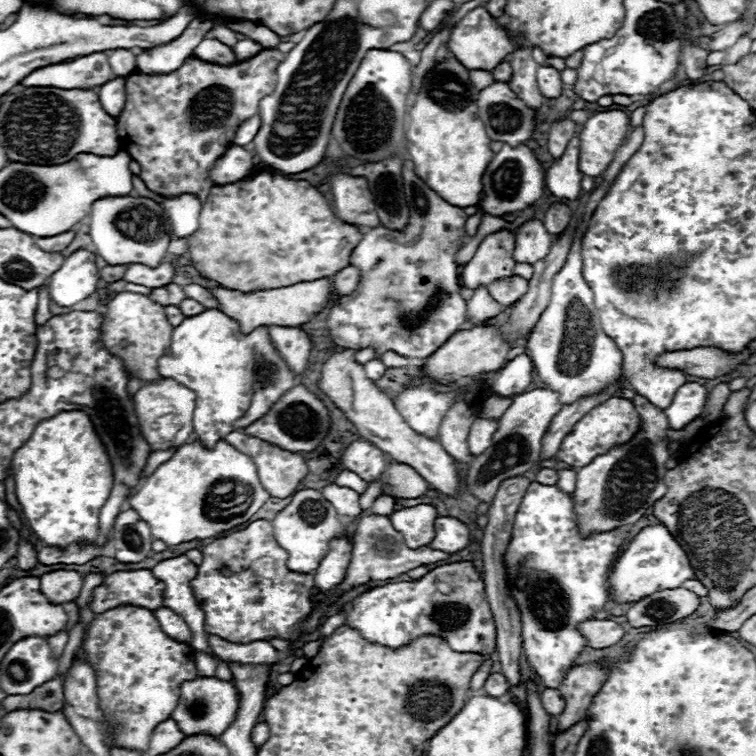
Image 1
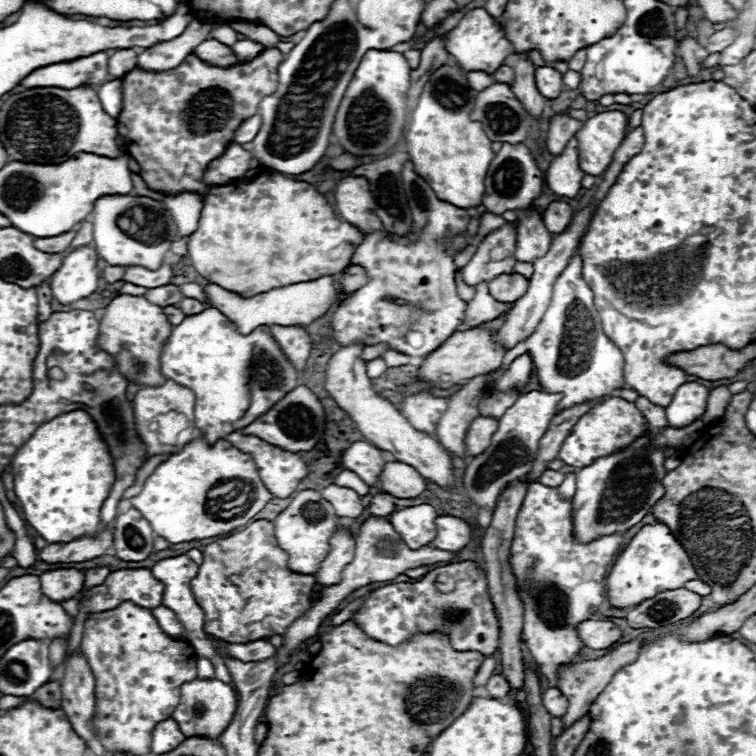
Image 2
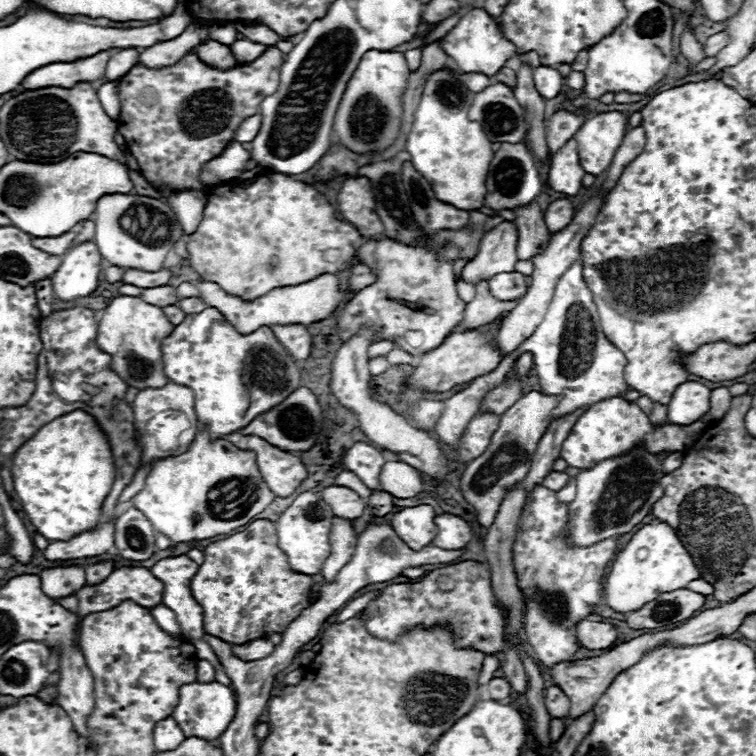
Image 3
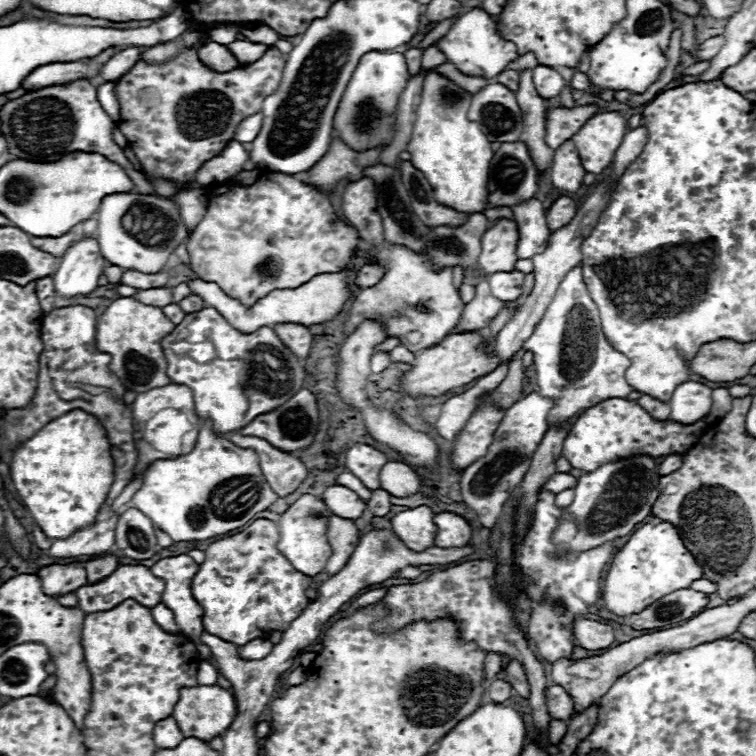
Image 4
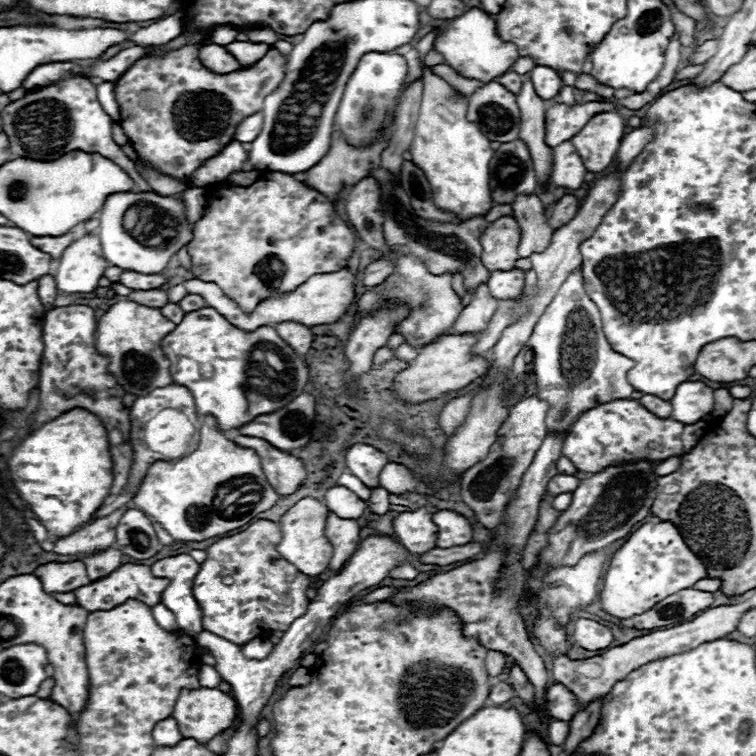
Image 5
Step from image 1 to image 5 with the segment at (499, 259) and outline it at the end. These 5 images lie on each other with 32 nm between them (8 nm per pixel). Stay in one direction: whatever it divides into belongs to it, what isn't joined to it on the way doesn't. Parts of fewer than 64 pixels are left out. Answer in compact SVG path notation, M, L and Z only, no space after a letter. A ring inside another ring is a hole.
M502 216L492 222L480 236L482 264L486 270L512 270L518 256L520 228L512 216Z

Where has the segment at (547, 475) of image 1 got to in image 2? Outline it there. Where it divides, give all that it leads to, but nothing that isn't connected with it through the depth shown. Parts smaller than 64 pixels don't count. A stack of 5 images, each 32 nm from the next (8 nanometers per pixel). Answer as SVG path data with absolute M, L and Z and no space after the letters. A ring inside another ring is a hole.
M544 470L544 472L538 476L538 482L540 482L540 484L552 486L552 488L558 488L562 480L564 480L564 474L558 472L558 470Z

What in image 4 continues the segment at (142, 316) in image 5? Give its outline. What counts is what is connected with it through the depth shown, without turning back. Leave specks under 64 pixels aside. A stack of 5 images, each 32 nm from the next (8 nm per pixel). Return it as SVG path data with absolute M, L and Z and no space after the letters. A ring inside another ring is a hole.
M132 296L116 298L100 316L96 330L96 346L100 352L112 356L110 370L124 382L128 390L144 392L170 384L166 376L166 358L160 342L174 330L174 324L162 314L162 308L138 302Z

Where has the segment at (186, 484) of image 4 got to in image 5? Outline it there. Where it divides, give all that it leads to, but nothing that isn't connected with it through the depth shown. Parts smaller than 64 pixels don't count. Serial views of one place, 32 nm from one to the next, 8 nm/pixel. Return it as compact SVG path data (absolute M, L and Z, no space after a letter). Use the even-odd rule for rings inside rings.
M204 416L198 448L174 462L154 462L148 468L132 502L138 510L158 522L174 540L200 542L252 522L256 514L272 508L278 498L280 496L272 490L272 486L268 486L268 480L264 478L258 454L228 440L216 428L214 418ZM232 478L240 478L244 482L244 490L234 488L230 490L230 500L214 500L216 490Z

